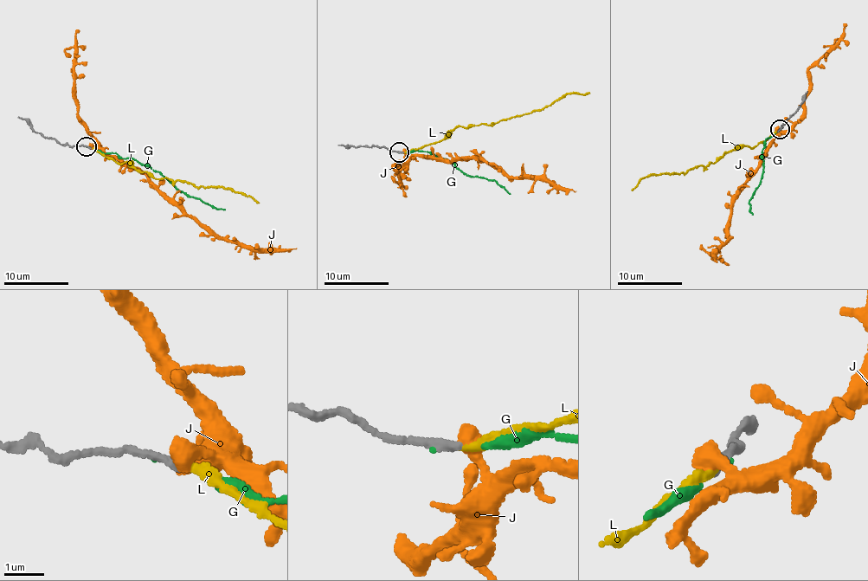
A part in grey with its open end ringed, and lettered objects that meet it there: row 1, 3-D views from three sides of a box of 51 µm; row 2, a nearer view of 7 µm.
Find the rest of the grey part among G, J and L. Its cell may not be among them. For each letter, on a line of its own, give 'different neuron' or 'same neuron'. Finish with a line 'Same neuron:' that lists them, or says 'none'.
G: same neuron
J: different neuron
L: different neuron
Same neuron: G

